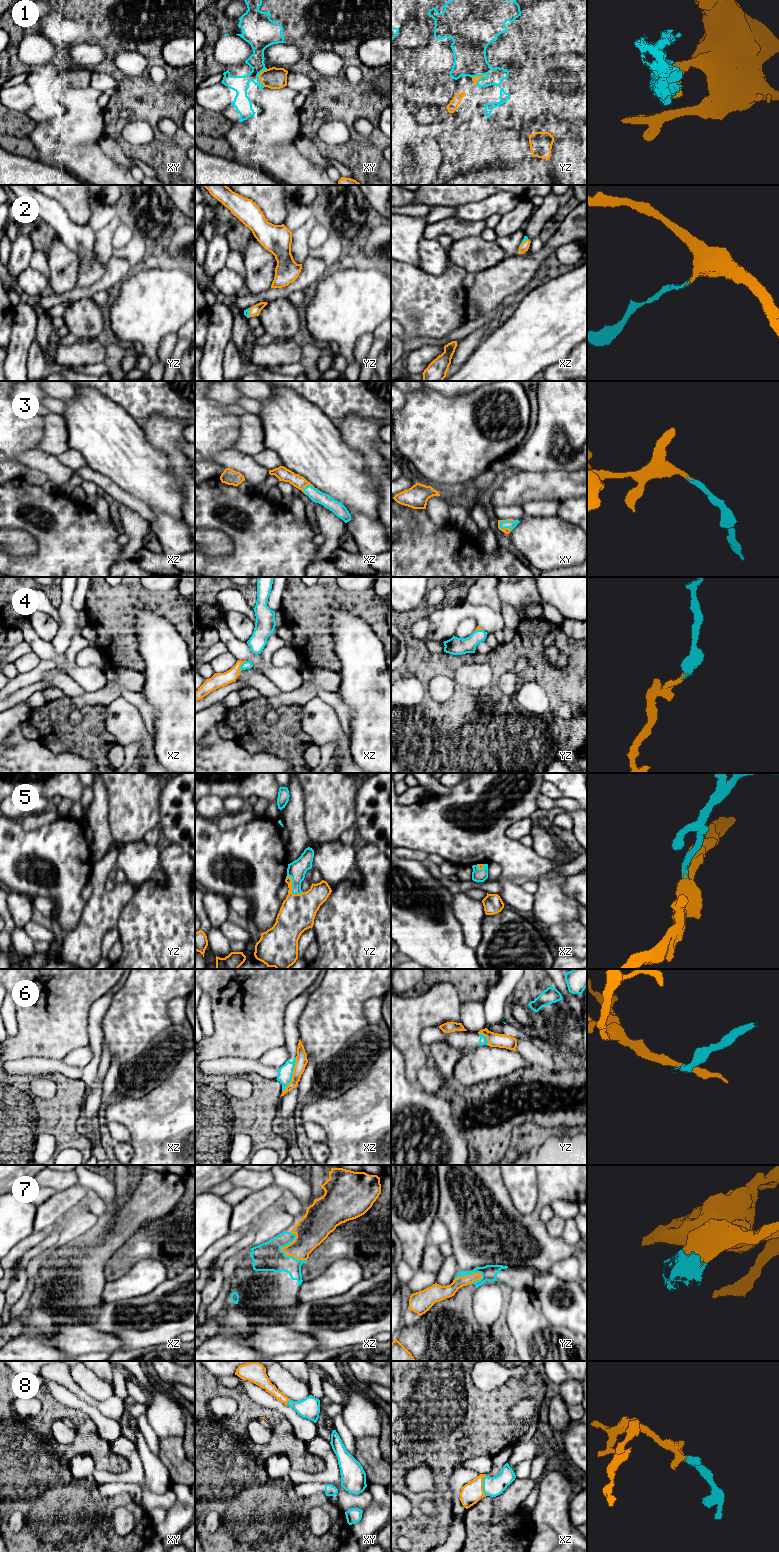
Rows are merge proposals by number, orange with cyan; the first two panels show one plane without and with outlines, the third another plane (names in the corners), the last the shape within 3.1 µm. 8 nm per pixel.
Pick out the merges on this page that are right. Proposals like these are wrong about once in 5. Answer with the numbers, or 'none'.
2, 3, 4, 5, 7, 8

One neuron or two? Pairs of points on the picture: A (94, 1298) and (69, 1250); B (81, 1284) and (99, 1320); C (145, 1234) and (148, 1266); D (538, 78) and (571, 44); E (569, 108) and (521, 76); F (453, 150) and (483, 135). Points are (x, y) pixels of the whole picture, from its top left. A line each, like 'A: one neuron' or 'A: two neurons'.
A: one neuron
B: two neurons
C: two neurons
D: two neurons
E: one neuron
F: one neuron

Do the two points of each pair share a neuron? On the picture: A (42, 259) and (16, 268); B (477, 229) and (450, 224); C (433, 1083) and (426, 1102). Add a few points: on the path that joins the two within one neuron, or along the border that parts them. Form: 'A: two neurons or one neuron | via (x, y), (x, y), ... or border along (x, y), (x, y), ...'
A: two neurons | border along (35, 250), (29, 265)
B: one neuron | via (470, 229), (457, 229)
C: two neurons | border along (416, 1085), (427, 1092), (437, 1094)

